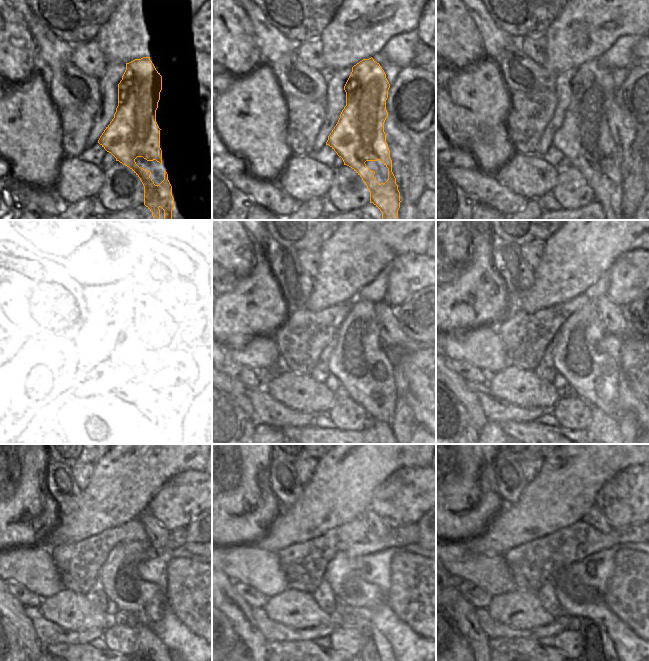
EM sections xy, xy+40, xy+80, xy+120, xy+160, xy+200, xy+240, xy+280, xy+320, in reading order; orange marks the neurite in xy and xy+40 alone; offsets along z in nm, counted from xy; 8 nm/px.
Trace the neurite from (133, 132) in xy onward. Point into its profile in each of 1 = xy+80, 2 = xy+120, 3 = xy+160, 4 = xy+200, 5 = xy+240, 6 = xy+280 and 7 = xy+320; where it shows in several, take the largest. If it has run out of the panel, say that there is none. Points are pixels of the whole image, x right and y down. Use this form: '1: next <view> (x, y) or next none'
1: next xy+80 (583, 138)
2: next xy+120 (135, 361)
3: next xy+160 (358, 360)
4: next xy+200 (594, 376)
5: next xy+240 (142, 599)
6: next xy+280 (346, 585)
7: next xy+320 (562, 579)

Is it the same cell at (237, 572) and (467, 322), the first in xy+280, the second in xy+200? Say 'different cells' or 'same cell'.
different cells

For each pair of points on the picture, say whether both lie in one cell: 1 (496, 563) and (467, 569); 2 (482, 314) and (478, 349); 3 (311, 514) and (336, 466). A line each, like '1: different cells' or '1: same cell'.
1: same cell
2: different cells
3: same cell

